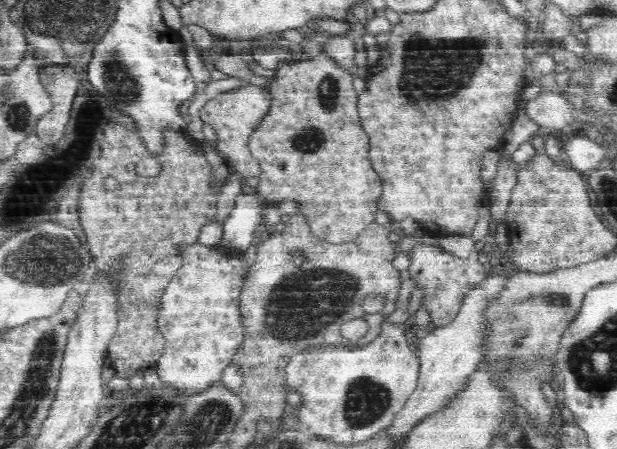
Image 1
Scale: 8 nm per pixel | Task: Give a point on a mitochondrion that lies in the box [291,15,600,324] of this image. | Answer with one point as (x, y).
(447, 67)

